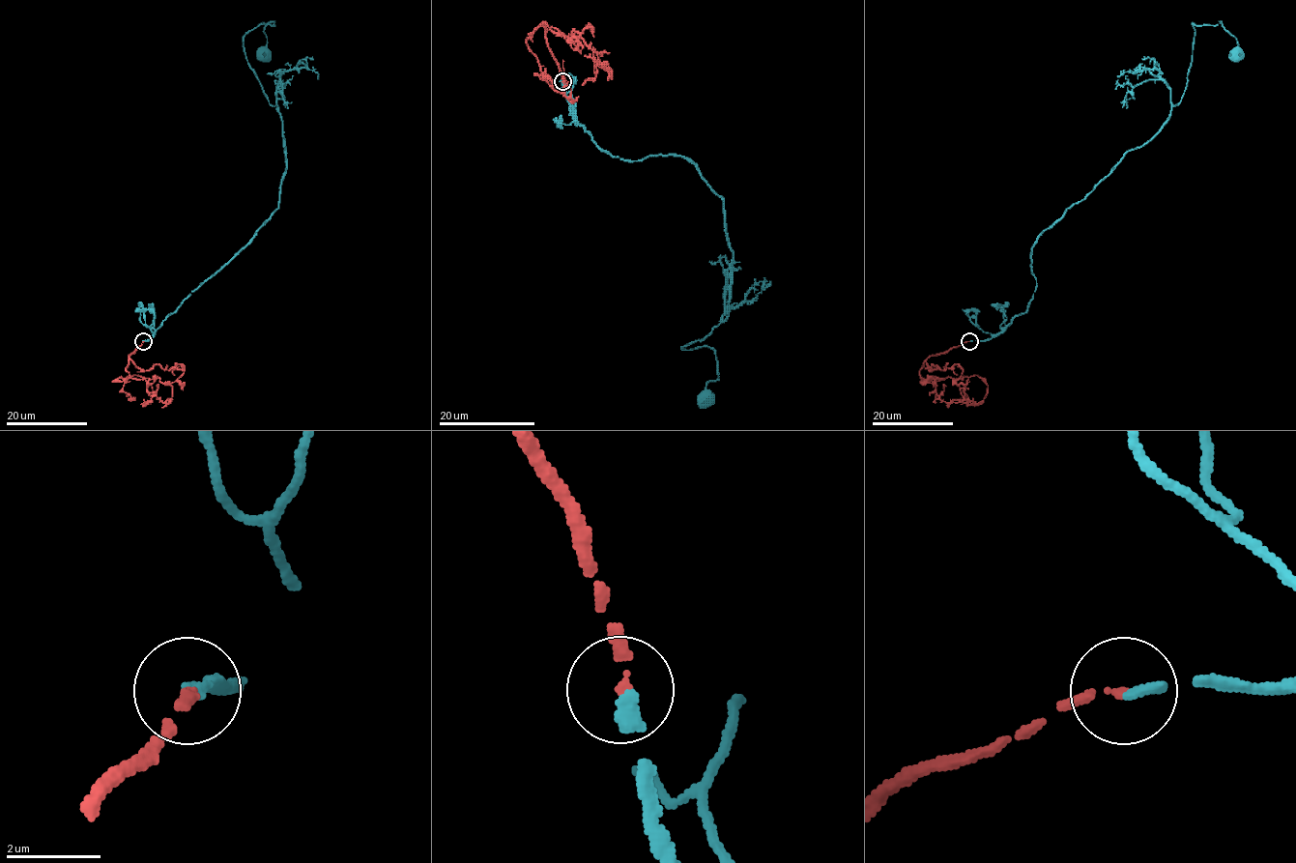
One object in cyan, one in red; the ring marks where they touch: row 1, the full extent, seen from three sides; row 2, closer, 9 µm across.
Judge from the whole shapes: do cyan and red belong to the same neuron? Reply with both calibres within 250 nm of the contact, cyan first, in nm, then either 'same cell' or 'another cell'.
280/160 nm | same cell

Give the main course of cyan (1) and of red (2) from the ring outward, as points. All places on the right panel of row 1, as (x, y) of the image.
1: (969, 341), (996, 336), (1027, 310), (1040, 235), (1168, 117), (1186, 85), (1193, 24), (1221, 22), (1240, 54)
2: (969, 341), (930, 356), (920, 370), (924, 381), (974, 375), (988, 386), (980, 404), (951, 400)

